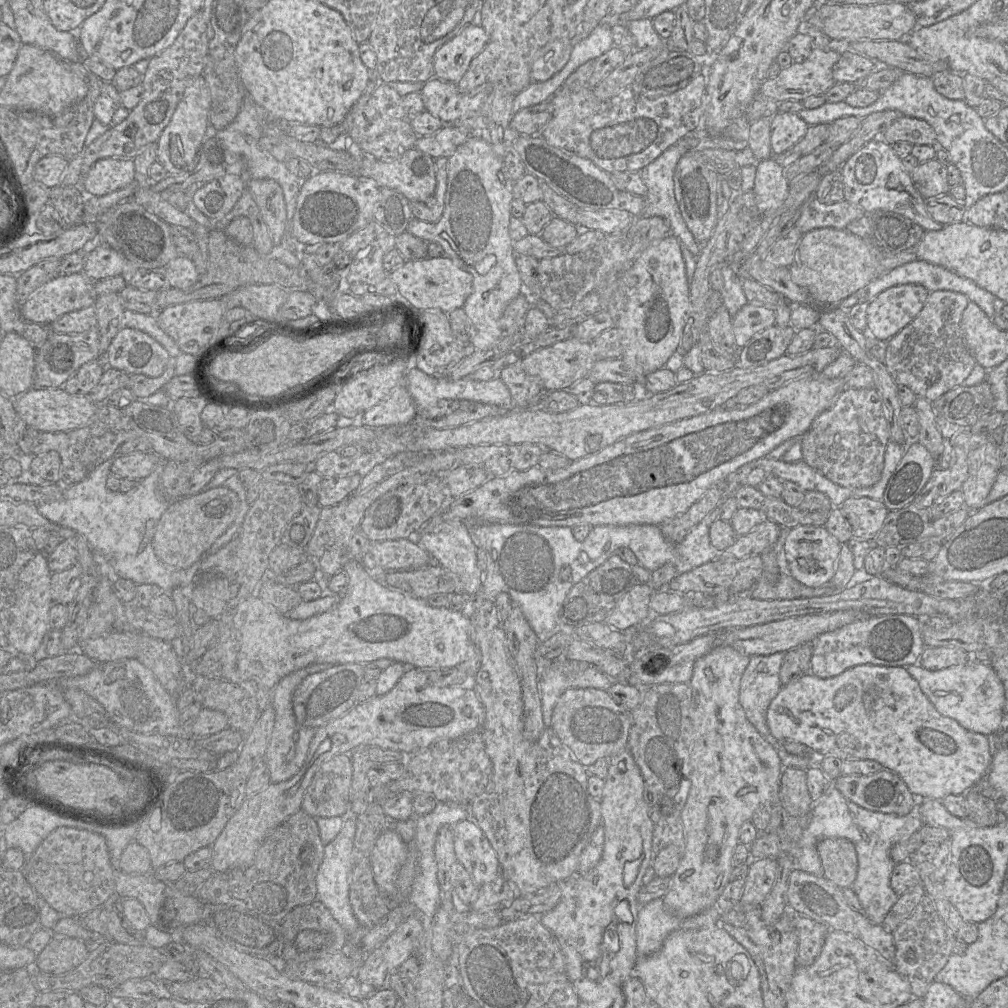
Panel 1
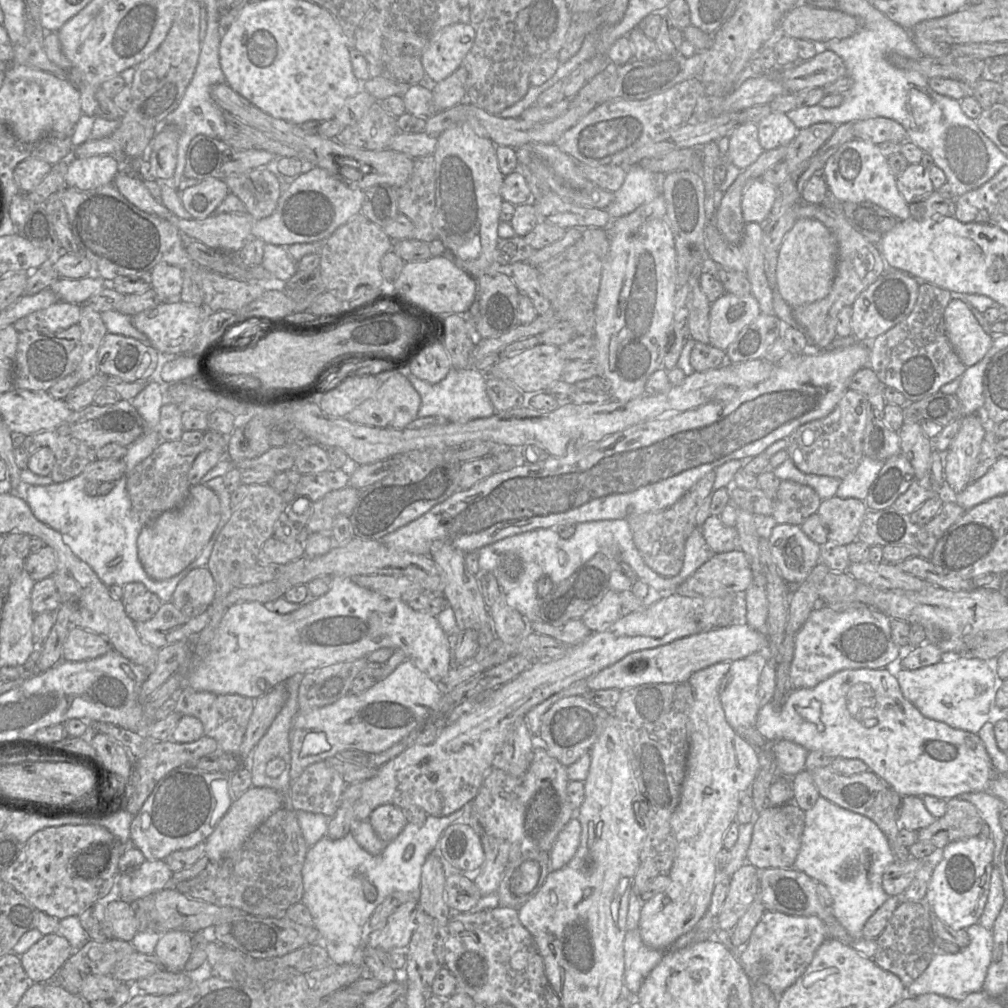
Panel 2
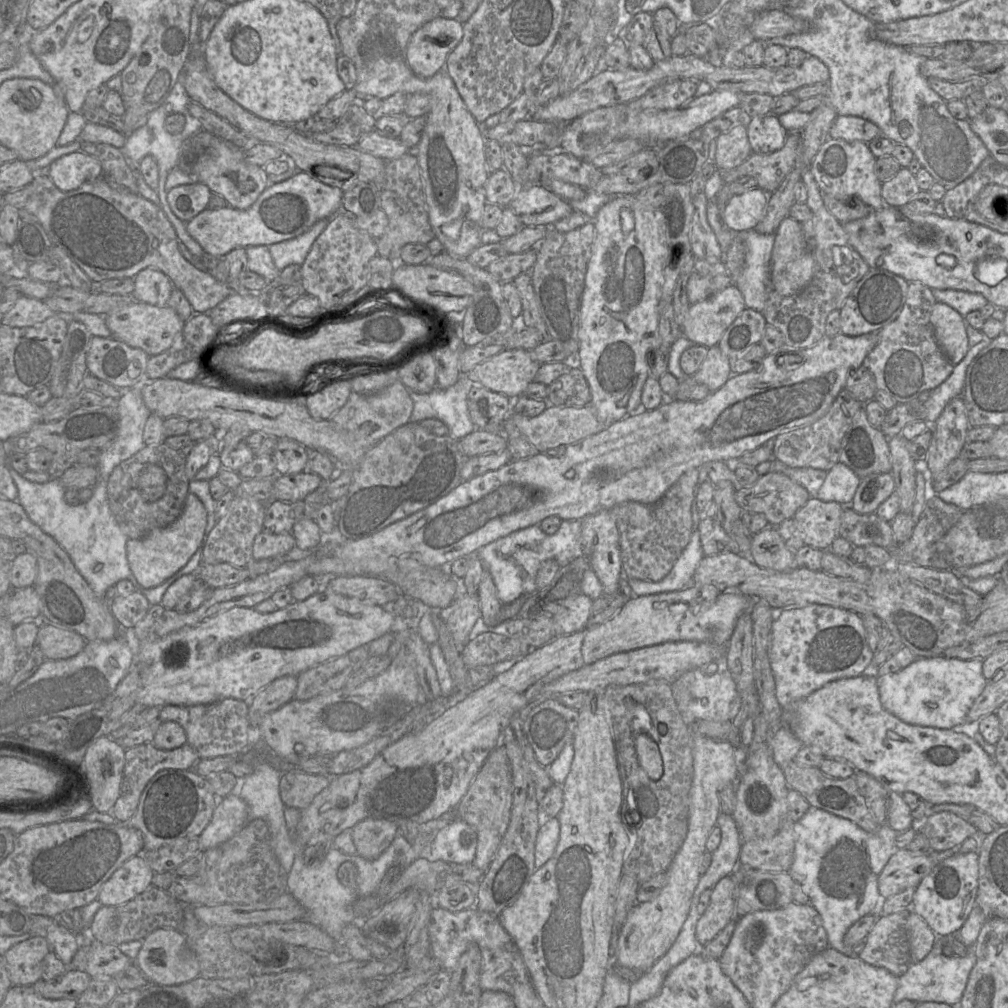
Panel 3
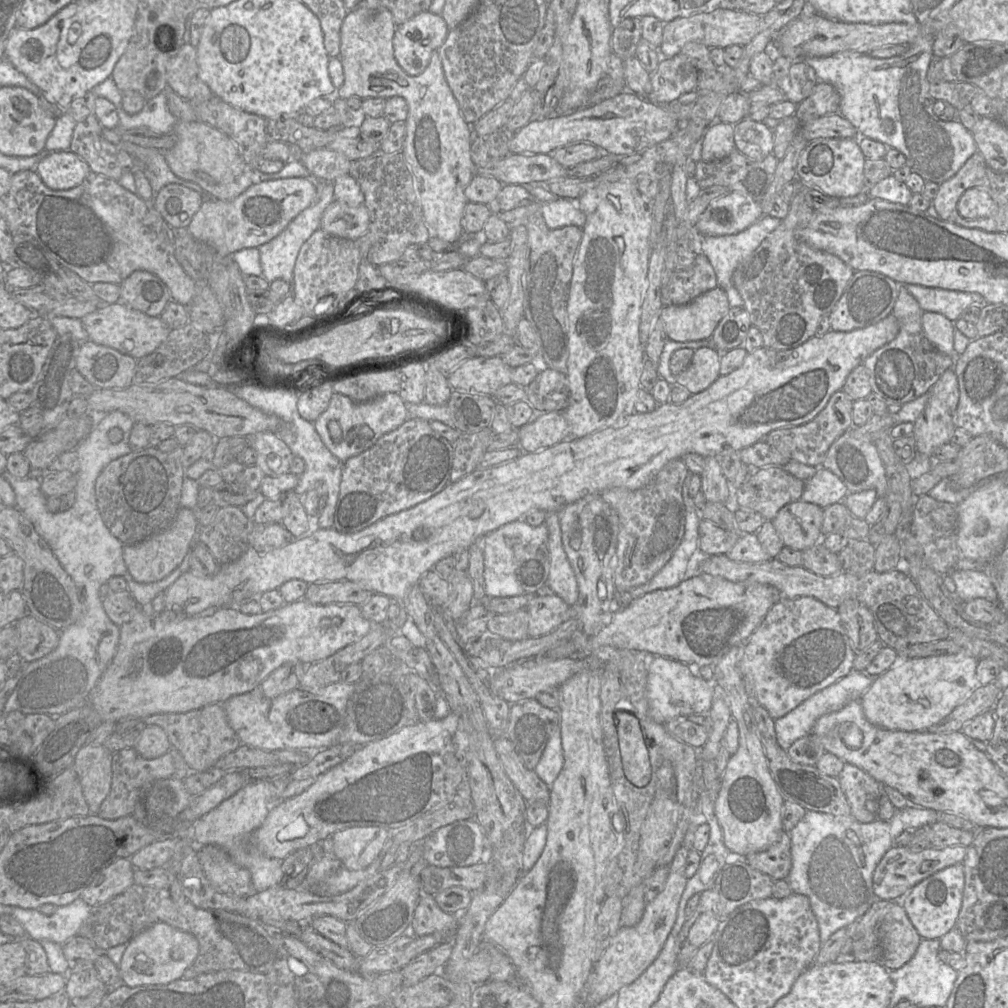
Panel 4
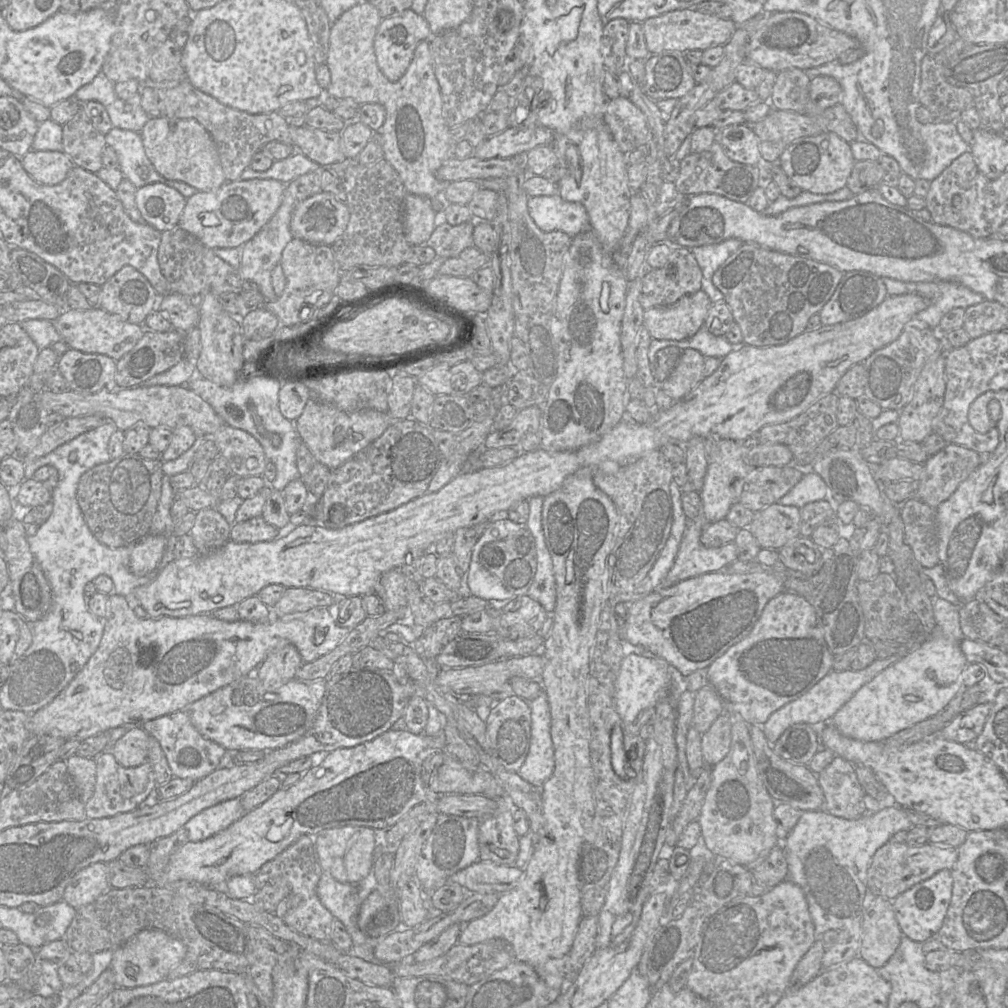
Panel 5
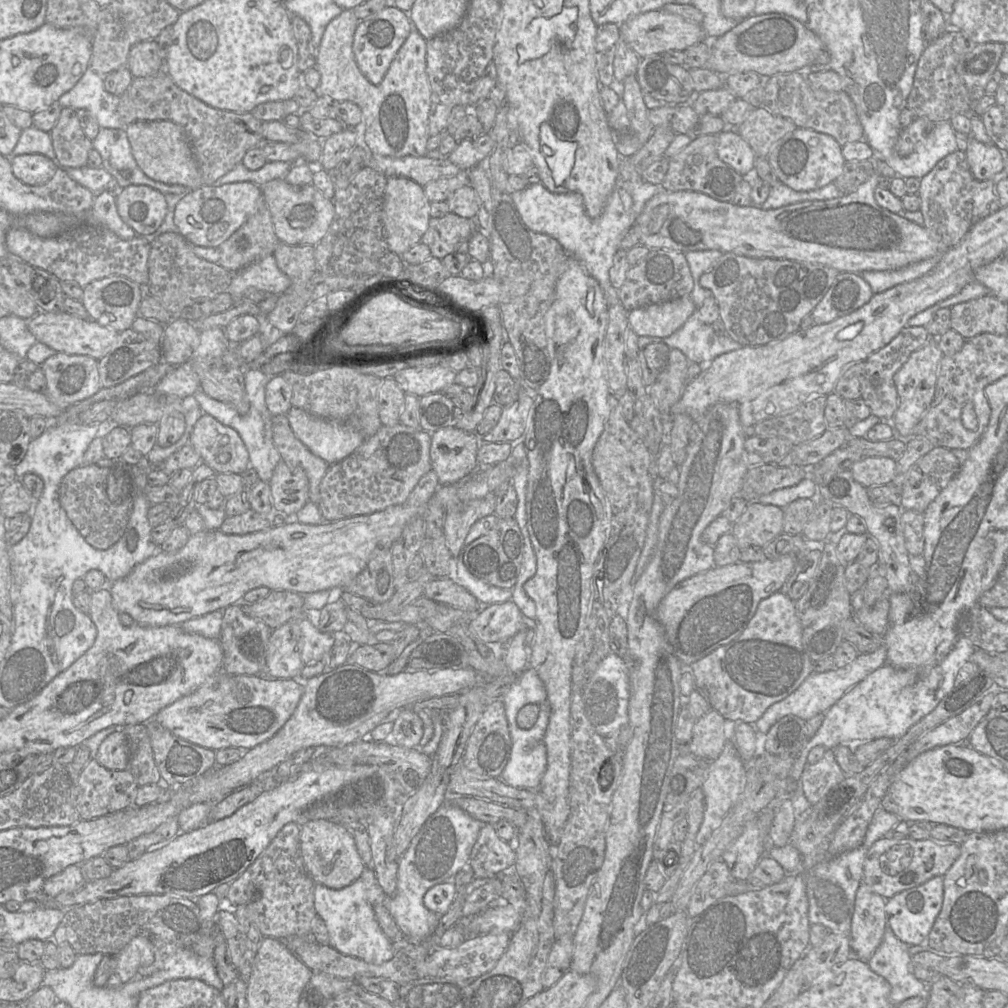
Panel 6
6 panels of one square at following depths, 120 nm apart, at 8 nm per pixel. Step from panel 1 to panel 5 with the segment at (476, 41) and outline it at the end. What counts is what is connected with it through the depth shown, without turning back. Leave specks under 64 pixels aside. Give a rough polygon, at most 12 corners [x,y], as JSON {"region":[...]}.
{"region":[[411,9],[383,18],[374,38],[379,69],[400,79],[417,44],[432,36]]}

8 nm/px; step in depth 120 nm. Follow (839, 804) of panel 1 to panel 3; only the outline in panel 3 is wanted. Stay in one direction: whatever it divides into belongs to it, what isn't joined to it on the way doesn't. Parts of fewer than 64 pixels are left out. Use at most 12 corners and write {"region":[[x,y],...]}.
{"region":[[810,806],[788,871],[821,916],[828,947],[882,899],[902,834],[869,833]]}

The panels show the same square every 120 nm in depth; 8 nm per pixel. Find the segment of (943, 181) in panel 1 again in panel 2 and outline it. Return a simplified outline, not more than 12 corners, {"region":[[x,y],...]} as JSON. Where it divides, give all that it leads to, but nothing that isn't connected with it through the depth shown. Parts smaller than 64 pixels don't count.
{"region":[[910,164],[897,178],[908,204],[935,190],[929,169]]}

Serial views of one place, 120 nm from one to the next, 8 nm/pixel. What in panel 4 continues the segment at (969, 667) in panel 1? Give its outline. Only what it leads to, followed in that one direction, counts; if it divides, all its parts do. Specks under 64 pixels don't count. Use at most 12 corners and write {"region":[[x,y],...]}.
{"region":[[968,654],[900,659],[860,698],[890,731],[926,731],[981,685]]}

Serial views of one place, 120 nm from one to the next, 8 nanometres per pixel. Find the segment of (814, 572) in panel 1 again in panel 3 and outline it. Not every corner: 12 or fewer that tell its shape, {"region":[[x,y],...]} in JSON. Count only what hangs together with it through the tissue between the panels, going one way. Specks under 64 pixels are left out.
{"region":[[776,527],[752,536],[749,558],[783,572],[797,568]]}

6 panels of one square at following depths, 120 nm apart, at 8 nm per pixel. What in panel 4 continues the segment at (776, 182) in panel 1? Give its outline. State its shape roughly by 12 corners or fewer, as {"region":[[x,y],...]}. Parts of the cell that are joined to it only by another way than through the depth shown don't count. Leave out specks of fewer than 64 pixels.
{"region":[[731,192],[712,200],[695,227],[733,235],[763,216],[760,202]]}

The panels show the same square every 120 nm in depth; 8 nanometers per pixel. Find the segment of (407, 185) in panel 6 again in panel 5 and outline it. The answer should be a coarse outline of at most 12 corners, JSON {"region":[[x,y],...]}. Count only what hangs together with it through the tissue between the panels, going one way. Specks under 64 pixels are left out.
{"region":[[407,193],[403,224],[411,247],[438,225],[431,200]]}

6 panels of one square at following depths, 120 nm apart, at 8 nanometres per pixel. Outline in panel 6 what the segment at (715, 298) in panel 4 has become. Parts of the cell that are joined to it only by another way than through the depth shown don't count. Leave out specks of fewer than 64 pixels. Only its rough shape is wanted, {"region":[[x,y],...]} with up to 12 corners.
{"region":[[690,295],[628,312],[639,337],[668,337],[697,310]]}

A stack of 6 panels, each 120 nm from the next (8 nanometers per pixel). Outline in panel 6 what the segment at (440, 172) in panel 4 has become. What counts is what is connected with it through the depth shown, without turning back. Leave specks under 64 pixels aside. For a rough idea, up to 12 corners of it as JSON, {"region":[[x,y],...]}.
{"region":[[352,9],[326,27],[317,91],[362,112],[361,143],[425,157],[431,87],[416,29],[373,85]]}

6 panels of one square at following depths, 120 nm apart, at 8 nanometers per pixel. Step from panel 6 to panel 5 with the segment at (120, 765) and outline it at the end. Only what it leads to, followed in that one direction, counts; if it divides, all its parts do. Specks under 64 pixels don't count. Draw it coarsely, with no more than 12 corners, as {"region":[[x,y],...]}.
{"region":[[130,728],[110,752],[124,767],[148,761],[150,735]]}

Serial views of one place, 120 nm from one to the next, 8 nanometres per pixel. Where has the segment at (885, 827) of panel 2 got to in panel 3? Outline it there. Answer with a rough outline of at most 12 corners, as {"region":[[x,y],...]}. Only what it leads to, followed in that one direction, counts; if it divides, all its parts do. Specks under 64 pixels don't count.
{"region":[[795,760],[782,769],[810,806],[869,833],[874,821],[854,777],[832,778]]}

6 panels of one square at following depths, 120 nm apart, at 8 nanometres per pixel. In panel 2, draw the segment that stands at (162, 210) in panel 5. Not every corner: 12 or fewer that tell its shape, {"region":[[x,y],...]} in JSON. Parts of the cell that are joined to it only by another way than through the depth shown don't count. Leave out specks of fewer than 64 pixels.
{"region":[[207,178],[181,191],[195,219],[214,214],[229,193],[224,180]]}

